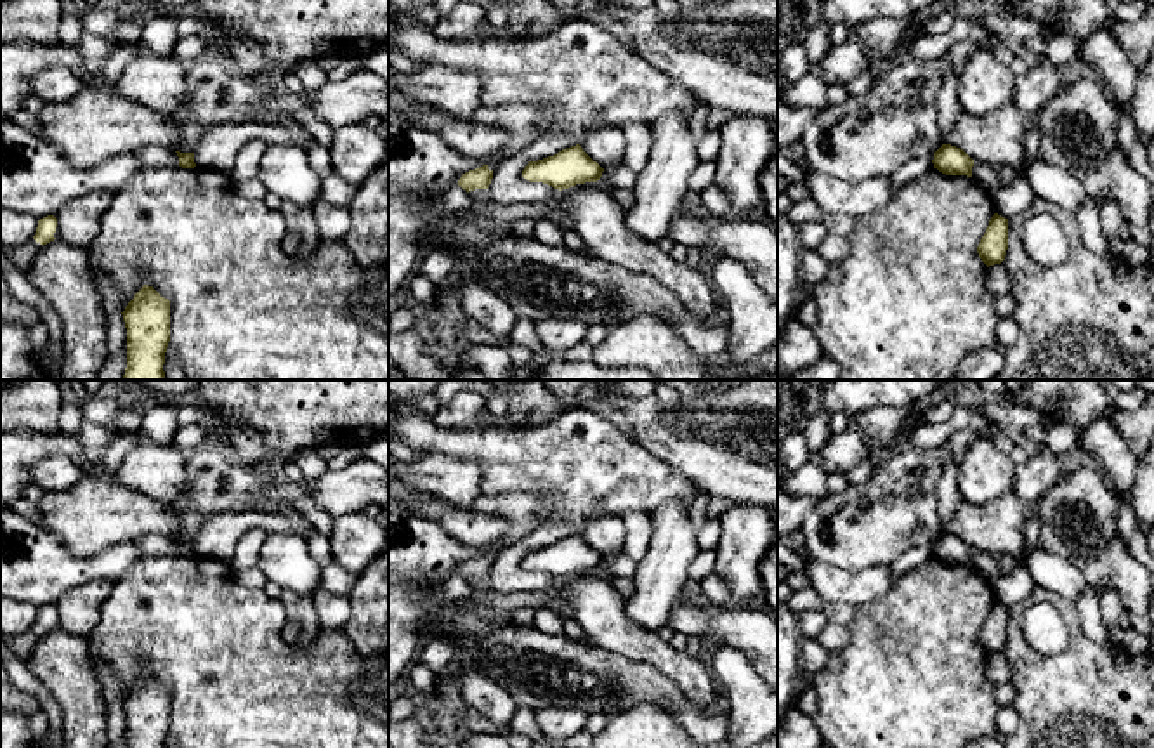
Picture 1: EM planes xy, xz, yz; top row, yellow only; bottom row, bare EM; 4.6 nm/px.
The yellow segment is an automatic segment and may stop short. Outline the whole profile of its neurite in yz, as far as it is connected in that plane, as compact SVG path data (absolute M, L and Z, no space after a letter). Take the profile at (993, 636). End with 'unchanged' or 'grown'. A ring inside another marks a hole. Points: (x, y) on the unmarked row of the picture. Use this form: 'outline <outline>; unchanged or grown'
outline M994 602L977 635L977 642L989 656L1001 653L1008 639L1008 607Z; unchanged

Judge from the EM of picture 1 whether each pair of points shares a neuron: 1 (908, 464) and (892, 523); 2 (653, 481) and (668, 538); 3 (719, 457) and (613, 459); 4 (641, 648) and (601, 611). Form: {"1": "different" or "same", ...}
{"1": "same", "2": "different", "3": "different", "4": "same"}

